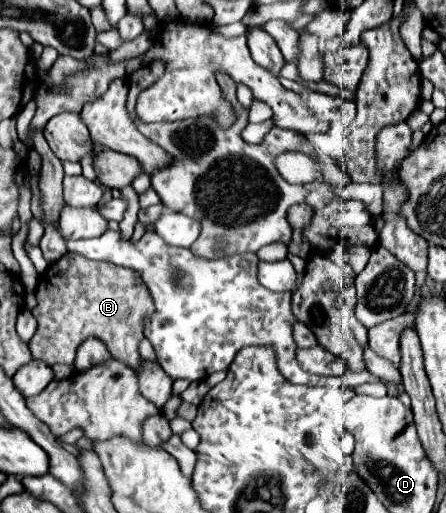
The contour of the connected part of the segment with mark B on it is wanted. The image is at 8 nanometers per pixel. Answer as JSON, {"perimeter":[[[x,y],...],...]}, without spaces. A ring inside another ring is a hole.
{"perimeter":[[[68,251],[40,275],[36,297],[38,305],[32,313],[38,321],[38,331],[28,343],[34,359],[50,365],[72,365],[76,347],[88,335],[96,335],[106,343],[112,357],[132,369],[140,365],[138,343],[144,339],[144,319],[152,315],[152,297],[134,271],[106,261],[90,261]]]}

